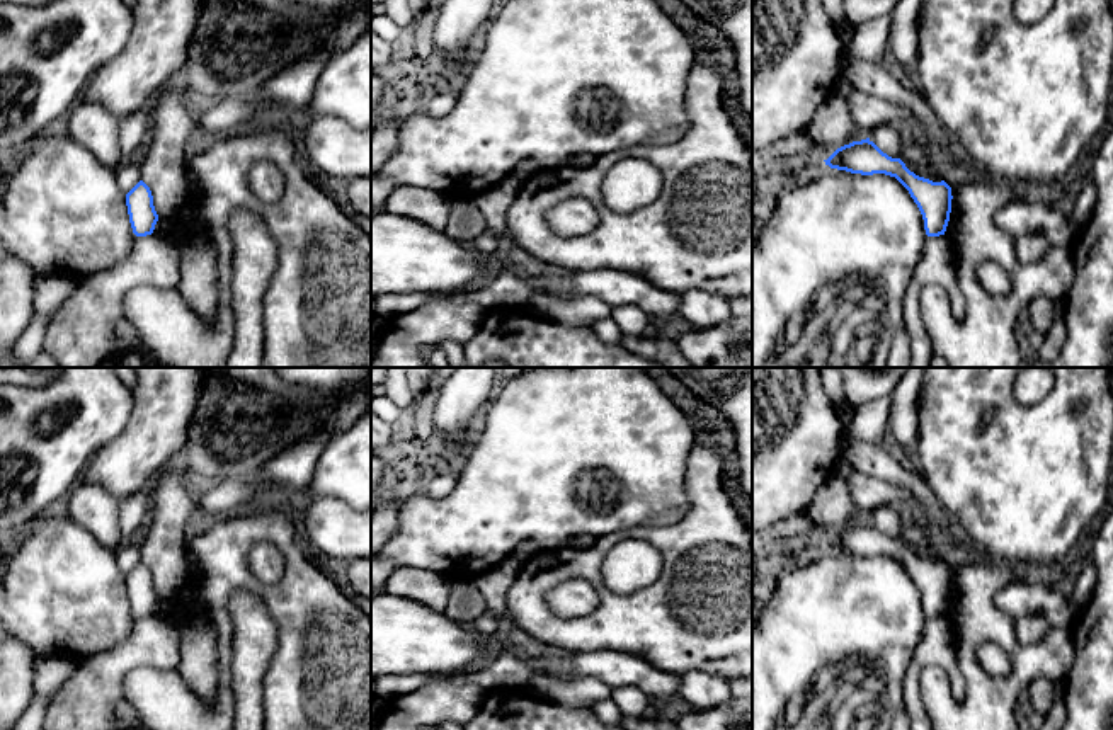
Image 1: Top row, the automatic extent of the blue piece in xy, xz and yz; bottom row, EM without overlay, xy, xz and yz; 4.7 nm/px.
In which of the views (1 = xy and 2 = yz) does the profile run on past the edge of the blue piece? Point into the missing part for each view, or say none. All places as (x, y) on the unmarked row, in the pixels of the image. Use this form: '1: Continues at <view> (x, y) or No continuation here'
1: No continuation here
2: No continuation here

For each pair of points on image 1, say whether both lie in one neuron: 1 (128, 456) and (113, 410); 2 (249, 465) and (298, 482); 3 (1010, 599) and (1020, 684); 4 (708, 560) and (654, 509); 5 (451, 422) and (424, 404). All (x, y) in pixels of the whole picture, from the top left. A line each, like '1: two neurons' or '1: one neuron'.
1: two neurons
2: two neurons
3: two neurons
4: two neurons
5: two neurons

